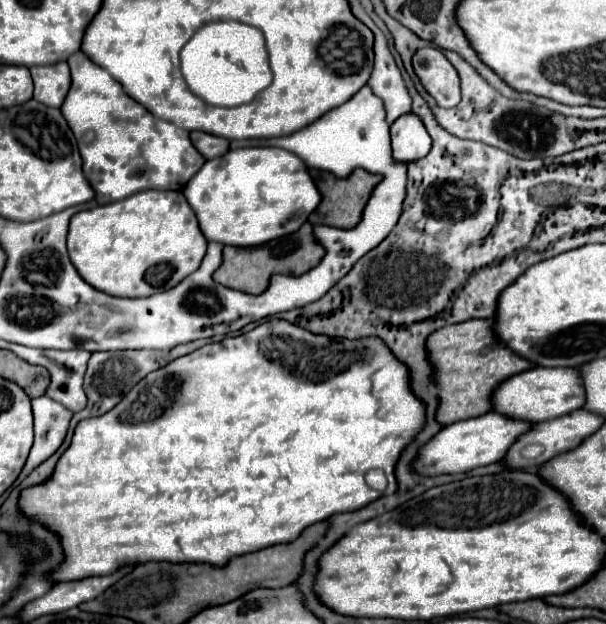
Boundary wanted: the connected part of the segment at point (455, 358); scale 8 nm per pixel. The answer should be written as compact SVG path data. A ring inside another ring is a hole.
M471 319L437 329L427 337L427 359L433 367L433 383L439 399L435 419L443 427L455 421L485 415L491 409L493 389L507 377L533 367L533 363L503 347L503 343L499 343L493 335L491 325L491 319Z

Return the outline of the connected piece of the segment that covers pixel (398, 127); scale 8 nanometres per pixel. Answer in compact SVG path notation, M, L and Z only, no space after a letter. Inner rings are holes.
M407 113L391 125L391 149L397 163L413 163L431 149L431 137L417 115Z

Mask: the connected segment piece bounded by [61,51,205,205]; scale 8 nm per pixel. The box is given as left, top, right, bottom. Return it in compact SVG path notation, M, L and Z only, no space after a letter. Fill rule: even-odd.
M77 51L67 63L71 67L73 83L61 111L77 139L81 139L85 131L95 131L97 135L91 145L79 141L83 173L97 195L97 203L115 203L145 189L181 191L205 163L203 155L191 147L189 133L153 117L123 91L121 83L117 83L103 67L95 65L85 53Z

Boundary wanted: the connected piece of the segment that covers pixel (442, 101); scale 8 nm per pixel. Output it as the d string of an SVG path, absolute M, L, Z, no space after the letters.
M435 47L419 49L413 55L415 75L421 79L425 91L435 99L435 103L443 109L455 107L461 101L459 91L459 75L447 63L445 55Z

